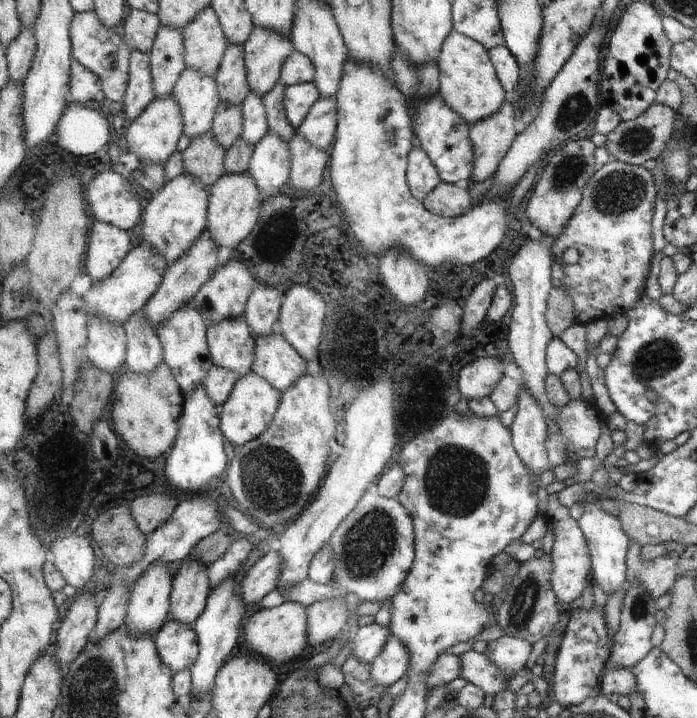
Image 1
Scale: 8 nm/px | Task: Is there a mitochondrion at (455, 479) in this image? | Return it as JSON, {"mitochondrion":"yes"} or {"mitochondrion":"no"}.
{"mitochondrion":"yes"}

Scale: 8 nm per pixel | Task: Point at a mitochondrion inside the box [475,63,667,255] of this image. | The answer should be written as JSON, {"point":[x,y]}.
{"point":[617,193]}

